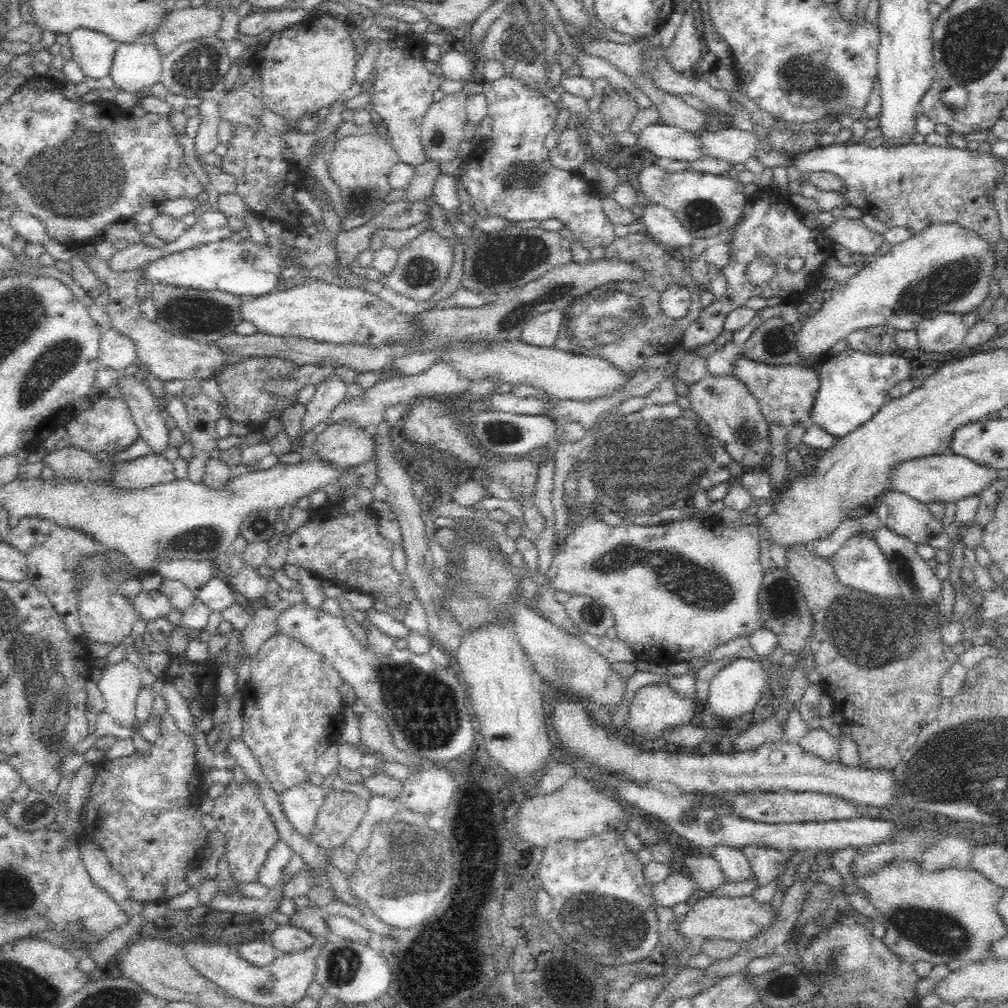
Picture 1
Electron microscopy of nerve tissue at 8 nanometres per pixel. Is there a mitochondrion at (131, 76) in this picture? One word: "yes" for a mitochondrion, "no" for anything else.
no

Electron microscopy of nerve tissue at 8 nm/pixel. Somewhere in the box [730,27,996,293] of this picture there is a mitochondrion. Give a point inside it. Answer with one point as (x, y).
(799, 76)

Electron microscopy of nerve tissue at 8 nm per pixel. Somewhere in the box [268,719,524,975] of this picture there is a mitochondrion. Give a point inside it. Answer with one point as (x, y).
(410, 873)

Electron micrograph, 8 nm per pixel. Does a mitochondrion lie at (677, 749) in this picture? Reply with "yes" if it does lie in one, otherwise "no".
no

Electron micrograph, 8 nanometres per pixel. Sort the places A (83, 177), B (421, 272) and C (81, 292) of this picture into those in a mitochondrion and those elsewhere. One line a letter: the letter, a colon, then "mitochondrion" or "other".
A: mitochondrion
B: mitochondrion
C: other

